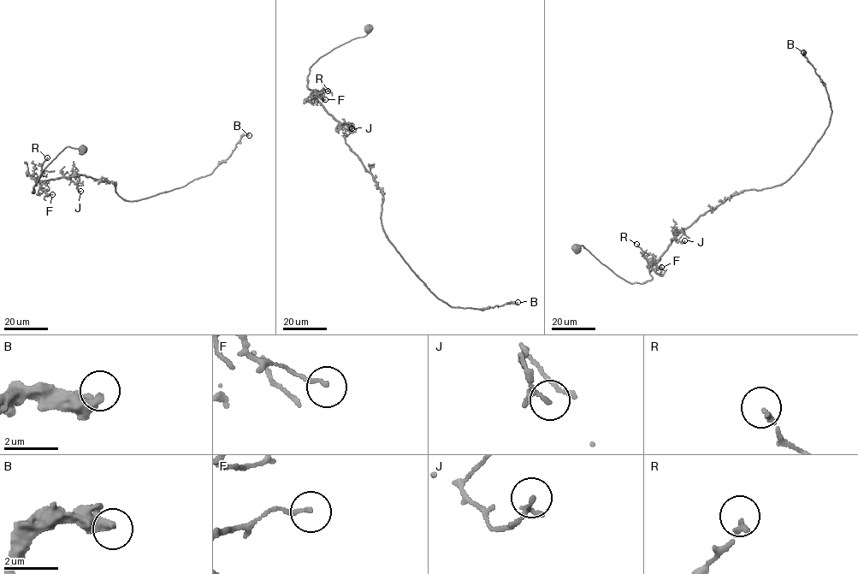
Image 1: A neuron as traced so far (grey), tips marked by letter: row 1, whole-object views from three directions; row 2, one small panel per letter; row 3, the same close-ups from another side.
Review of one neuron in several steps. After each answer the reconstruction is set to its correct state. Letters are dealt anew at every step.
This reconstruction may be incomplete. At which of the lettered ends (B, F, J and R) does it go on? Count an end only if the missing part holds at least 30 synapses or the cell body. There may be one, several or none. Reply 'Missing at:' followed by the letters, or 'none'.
Missing at: none

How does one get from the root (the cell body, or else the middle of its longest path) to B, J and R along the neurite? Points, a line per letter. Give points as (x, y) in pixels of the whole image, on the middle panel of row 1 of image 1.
B: (368, 29), (319, 58), (307, 86), (343, 126), (346, 143), (380, 189), (385, 235), (450, 305), (517, 302)
J: (368, 29), (366, 35), (319, 58), (307, 77), (314, 97), (352, 128)
R: (368, 29), (366, 35), (334, 48), (310, 68), (307, 84), (310, 90), (315, 94), (328, 91)

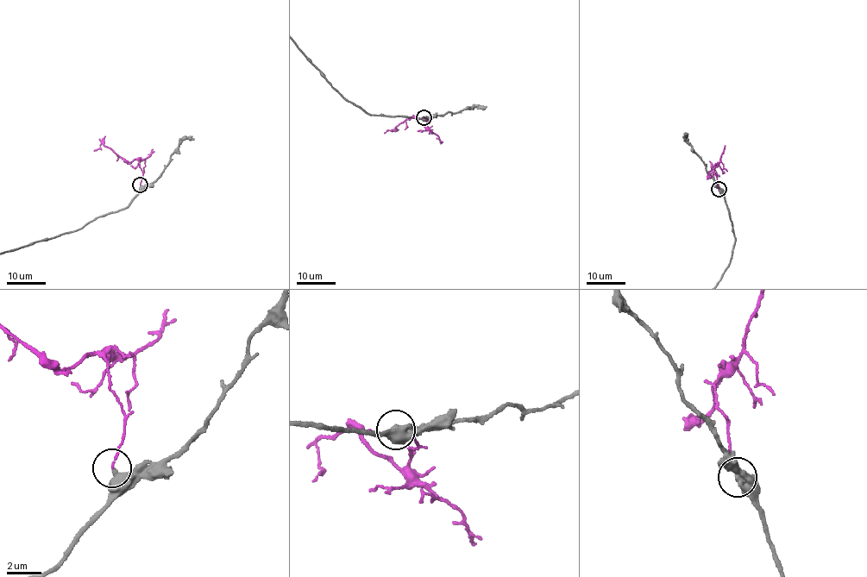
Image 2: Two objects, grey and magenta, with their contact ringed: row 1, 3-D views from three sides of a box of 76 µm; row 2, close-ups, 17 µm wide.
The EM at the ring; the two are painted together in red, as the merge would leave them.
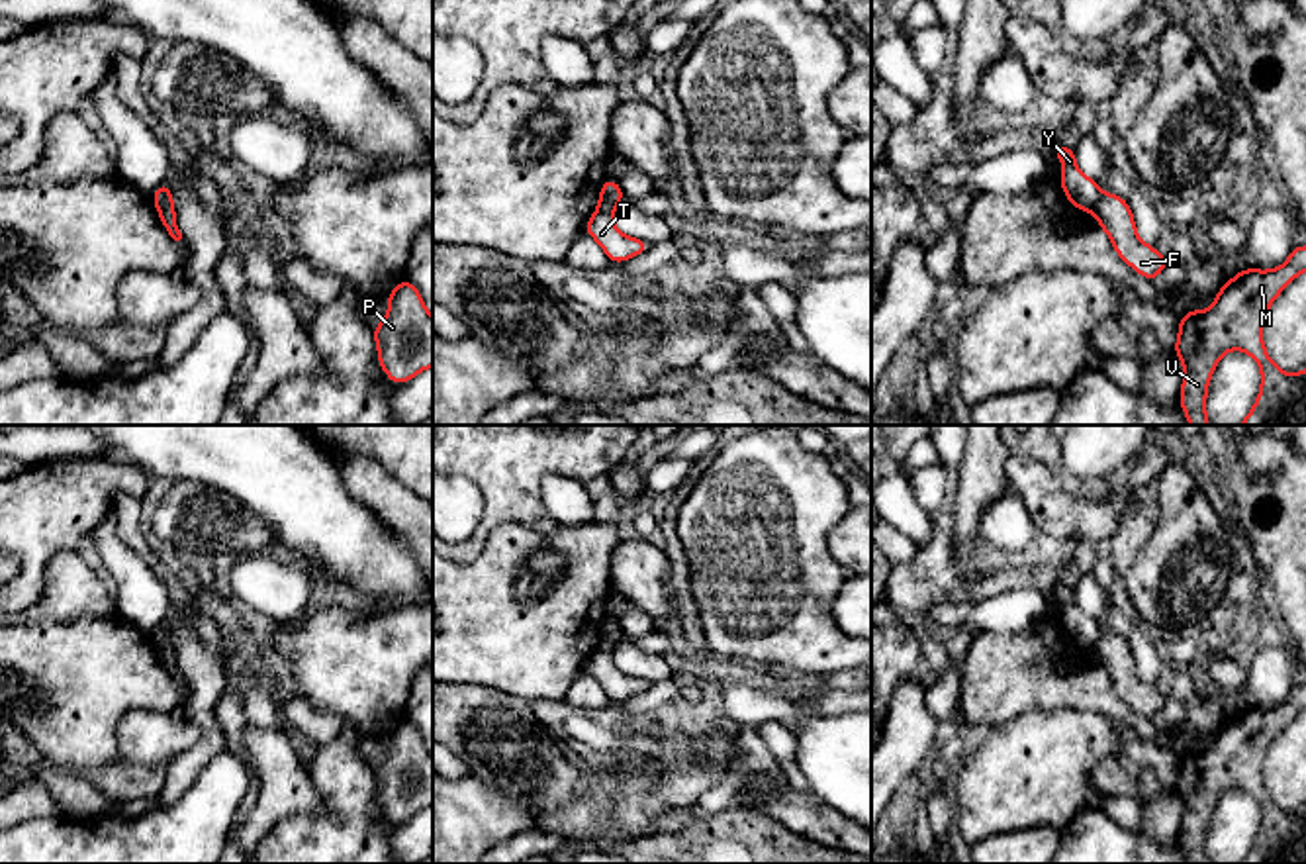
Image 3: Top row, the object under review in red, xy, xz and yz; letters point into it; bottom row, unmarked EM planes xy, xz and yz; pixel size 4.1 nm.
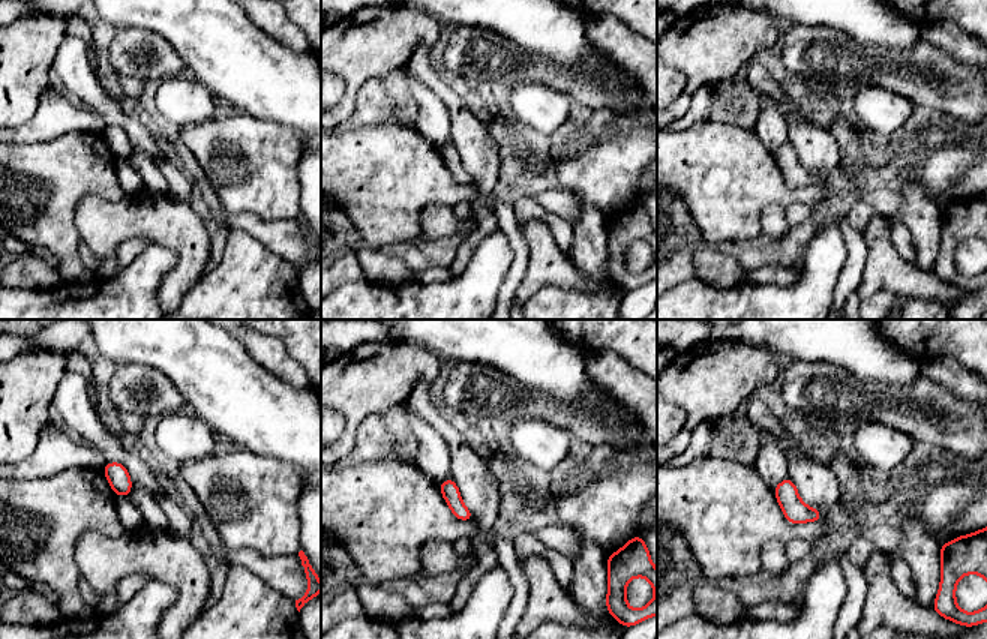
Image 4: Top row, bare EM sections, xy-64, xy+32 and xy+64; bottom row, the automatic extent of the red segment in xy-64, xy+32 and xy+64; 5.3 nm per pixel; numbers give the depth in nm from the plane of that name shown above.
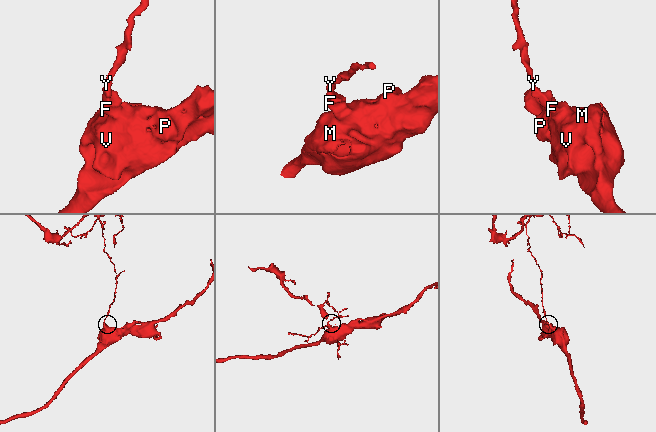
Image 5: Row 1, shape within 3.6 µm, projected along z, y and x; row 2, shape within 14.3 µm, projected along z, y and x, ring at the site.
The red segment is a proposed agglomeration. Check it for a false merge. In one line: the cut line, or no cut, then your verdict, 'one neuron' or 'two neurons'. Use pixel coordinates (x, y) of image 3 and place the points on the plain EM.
cut xy (155, 639), (173, 649); two neurons

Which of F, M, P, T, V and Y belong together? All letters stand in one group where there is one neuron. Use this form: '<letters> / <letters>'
F M P T V / Y

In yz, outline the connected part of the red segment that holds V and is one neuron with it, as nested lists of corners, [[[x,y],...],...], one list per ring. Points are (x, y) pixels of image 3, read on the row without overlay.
[[[1294,684],[1286,701],[1275,709],[1245,707],[1226,719],[1210,748],[1189,748],[1179,762],[1175,792],[1185,805],[1181,846],[1190,864],[1210,864],[1206,856],[1206,831],[1218,799],[1232,788],[1253,795],[1261,805],[1261,831],[1249,854],[1237,864],[1306,864],[1306,807],[1296,813],[1283,811],[1267,793],[1261,766],[1273,739],[1306,709],[1306,686]]]

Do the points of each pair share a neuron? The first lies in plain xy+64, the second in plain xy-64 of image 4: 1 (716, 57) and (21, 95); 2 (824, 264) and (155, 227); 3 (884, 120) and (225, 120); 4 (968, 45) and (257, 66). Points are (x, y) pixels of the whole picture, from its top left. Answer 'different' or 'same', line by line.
1: same
2: different
3: different
4: different

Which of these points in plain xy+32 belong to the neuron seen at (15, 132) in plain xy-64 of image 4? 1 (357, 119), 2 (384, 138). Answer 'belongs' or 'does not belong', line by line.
1: belongs
2: does not belong

